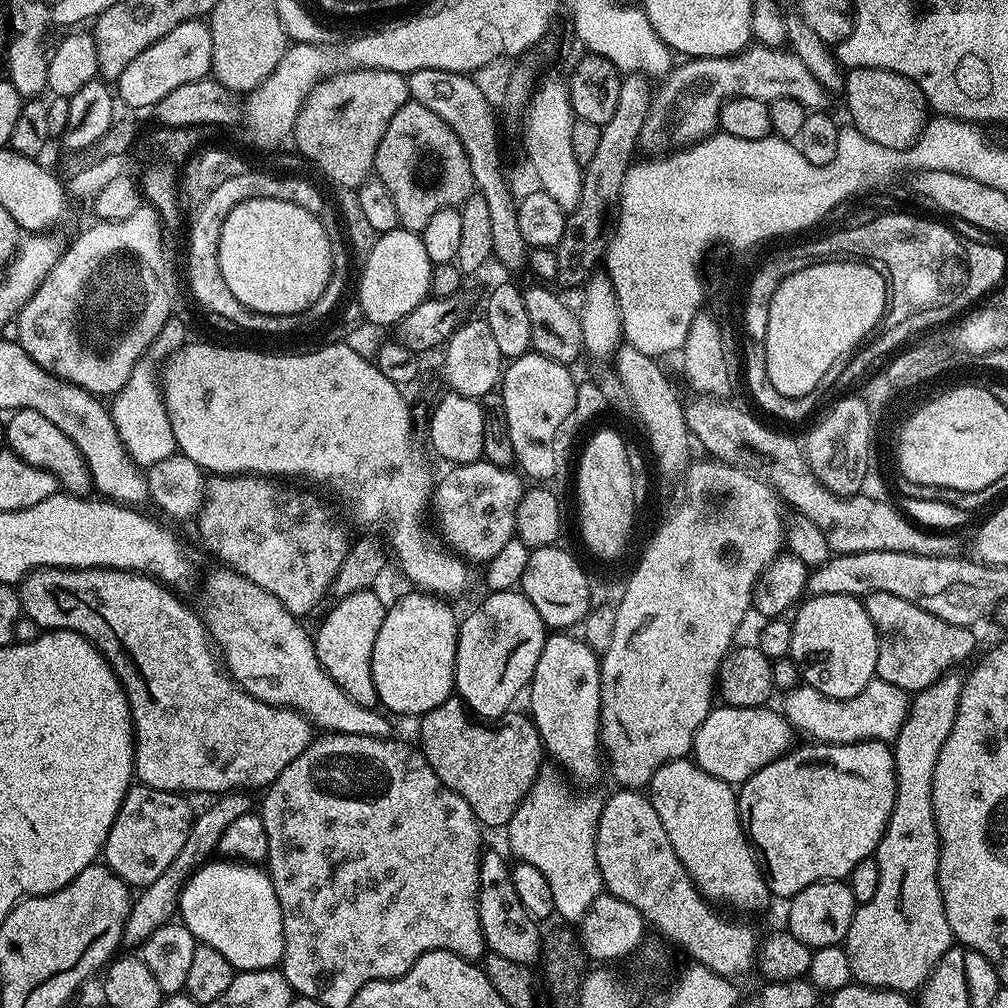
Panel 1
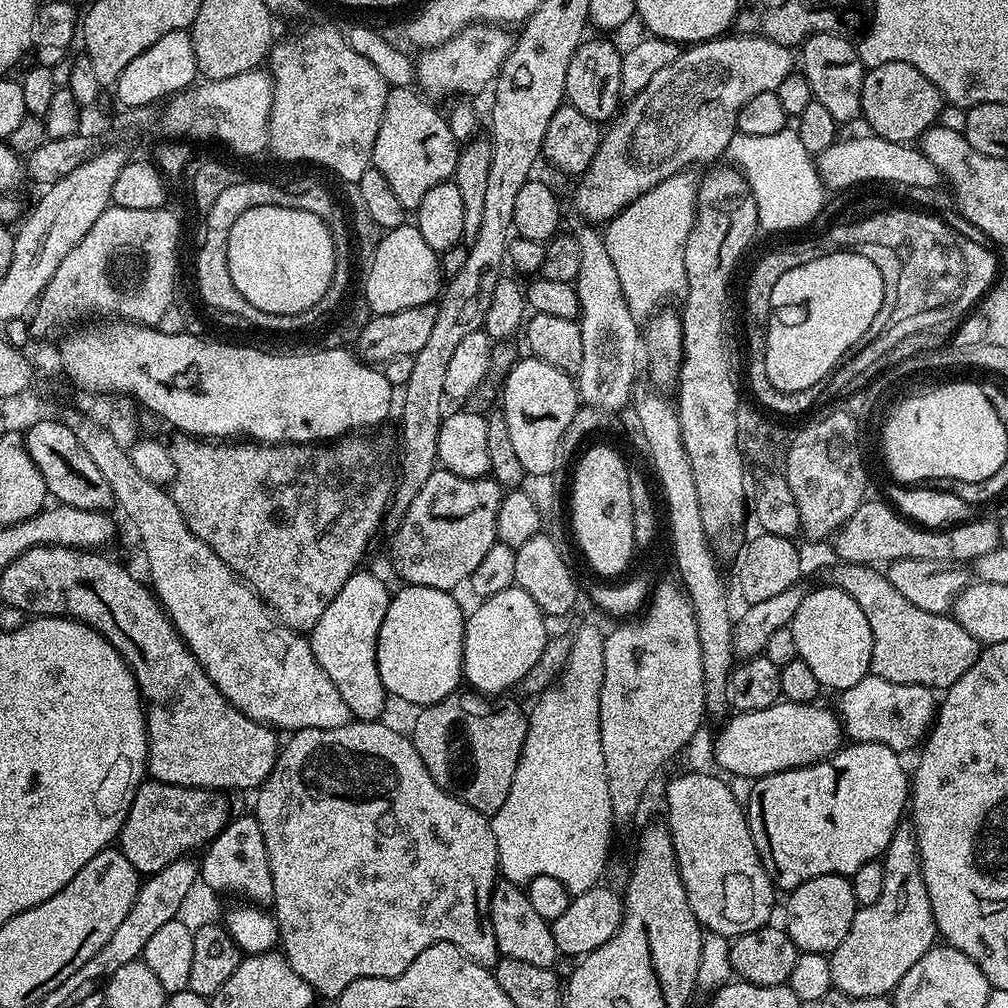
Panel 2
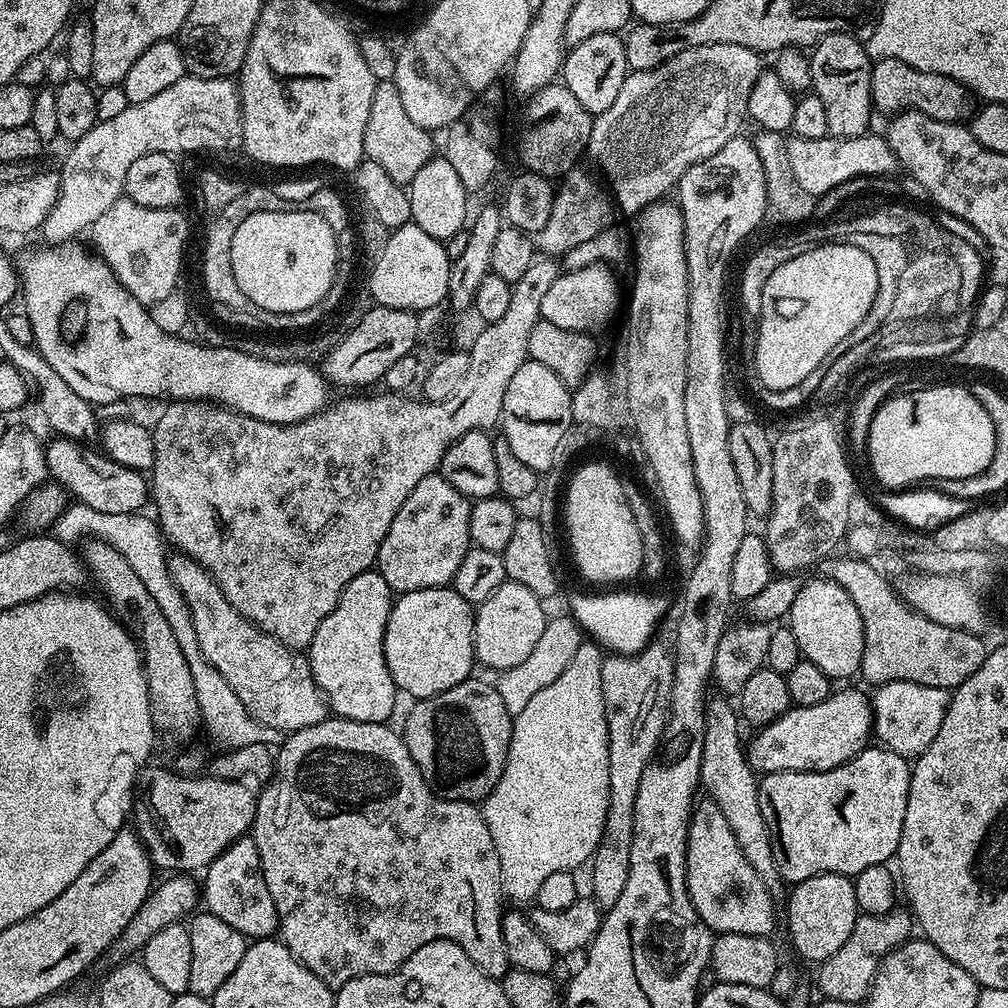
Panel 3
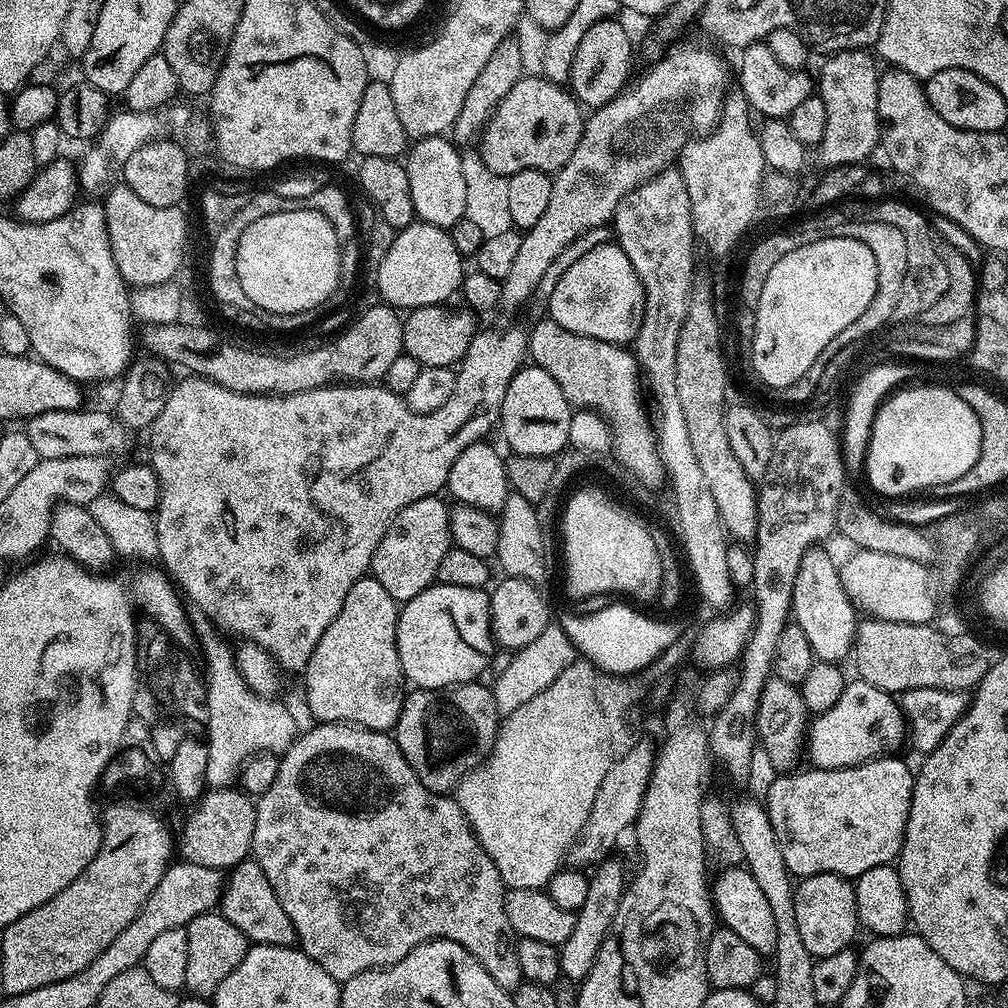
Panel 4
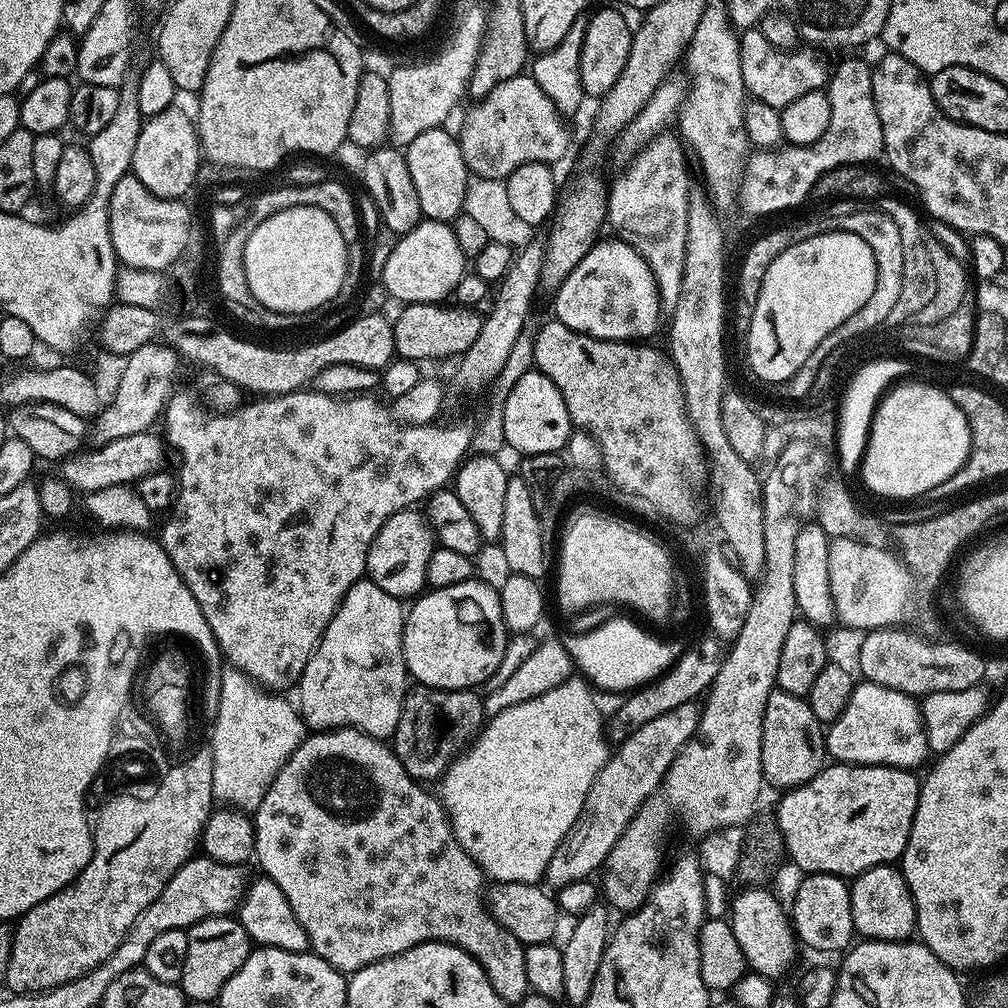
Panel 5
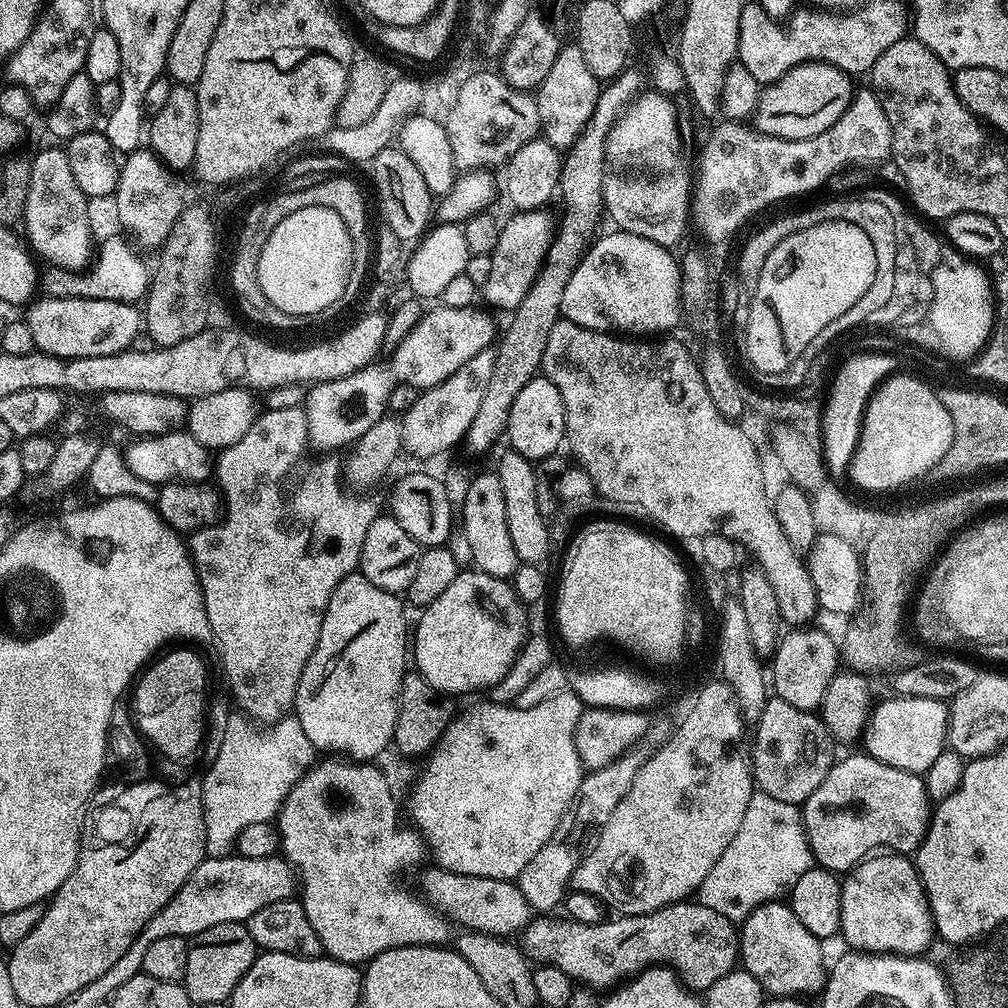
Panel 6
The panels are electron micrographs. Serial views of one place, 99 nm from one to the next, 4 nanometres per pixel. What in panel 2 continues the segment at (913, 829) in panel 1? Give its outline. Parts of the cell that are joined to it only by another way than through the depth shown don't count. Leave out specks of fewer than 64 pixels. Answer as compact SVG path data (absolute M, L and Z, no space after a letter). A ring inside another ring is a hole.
M911 827L896 829L882 857L886 882L878 902L857 907L854 922L842 942L828 956L835 991L850 998L878 998L896 991L898 982L937 943L938 933L920 869L920 851Z

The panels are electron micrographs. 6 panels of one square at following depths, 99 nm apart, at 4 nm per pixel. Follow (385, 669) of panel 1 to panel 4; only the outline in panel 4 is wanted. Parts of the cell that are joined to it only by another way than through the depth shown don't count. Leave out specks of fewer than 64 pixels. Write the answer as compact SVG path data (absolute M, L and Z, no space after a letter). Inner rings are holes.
M439 582L432 587L422 590L422 594L418 594L414 598L410 598L399 609L396 618L396 649L398 650L398 658L400 659L400 668L404 671L404 679L409 685L416 688L452 688L456 684L471 684L479 681L484 671L488 672L494 655L494 641L492 639L492 615L488 613L488 601L490 599L487 591L479 588L467 588L466 586L446 586Z

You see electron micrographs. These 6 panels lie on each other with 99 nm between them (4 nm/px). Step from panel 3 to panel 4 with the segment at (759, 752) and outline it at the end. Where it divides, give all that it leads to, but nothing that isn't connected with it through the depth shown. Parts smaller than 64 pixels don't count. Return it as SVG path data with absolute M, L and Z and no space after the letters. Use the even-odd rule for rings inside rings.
M852 678L845 683L842 698L809 723L806 756L818 768L852 768L877 756L895 753L903 744L906 744L906 726L897 697L878 690L878 686L870 686L870 682Z

